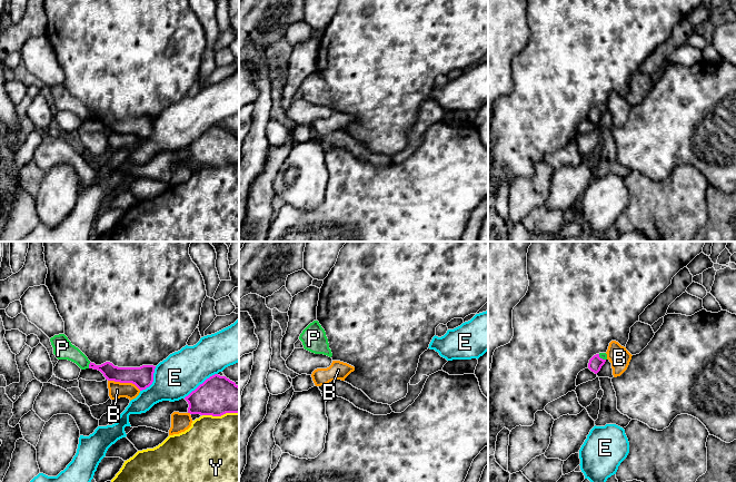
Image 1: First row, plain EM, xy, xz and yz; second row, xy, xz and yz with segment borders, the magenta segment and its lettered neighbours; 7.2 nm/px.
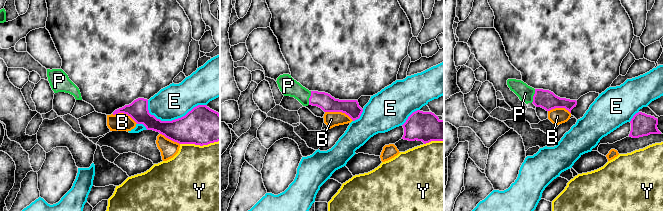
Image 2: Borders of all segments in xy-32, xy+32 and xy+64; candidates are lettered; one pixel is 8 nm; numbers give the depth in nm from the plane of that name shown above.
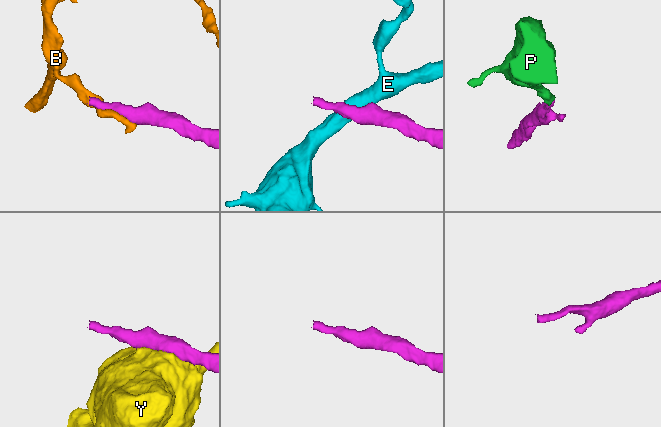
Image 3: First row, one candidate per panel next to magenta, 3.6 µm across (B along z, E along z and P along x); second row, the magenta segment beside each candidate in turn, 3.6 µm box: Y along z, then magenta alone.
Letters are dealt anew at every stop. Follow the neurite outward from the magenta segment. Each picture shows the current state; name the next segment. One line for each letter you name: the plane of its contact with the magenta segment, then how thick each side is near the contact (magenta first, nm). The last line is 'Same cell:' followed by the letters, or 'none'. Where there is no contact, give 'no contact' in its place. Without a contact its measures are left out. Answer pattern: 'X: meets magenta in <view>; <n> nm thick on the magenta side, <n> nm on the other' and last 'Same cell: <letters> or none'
P: meets magenta in xy; 110 nm thick on the magenta side, 140 nm on the other
Same cell: P

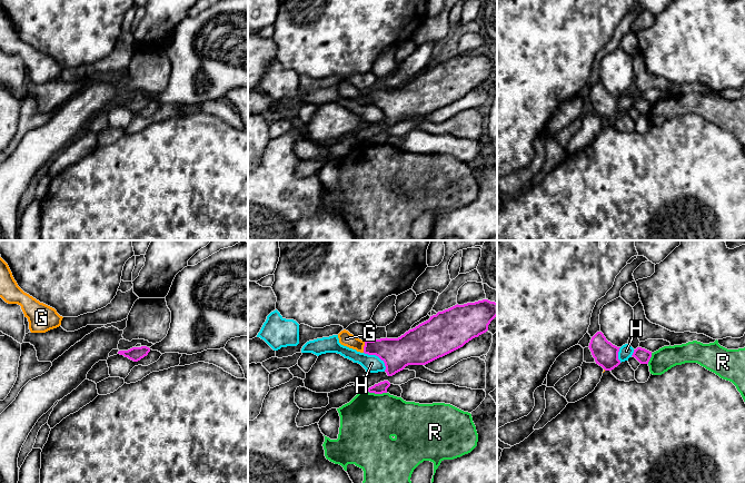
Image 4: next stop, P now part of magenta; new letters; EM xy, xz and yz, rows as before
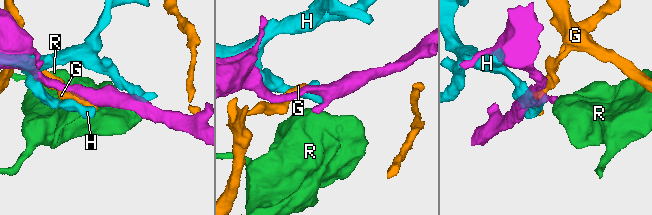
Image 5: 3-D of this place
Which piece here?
Same cell: none

